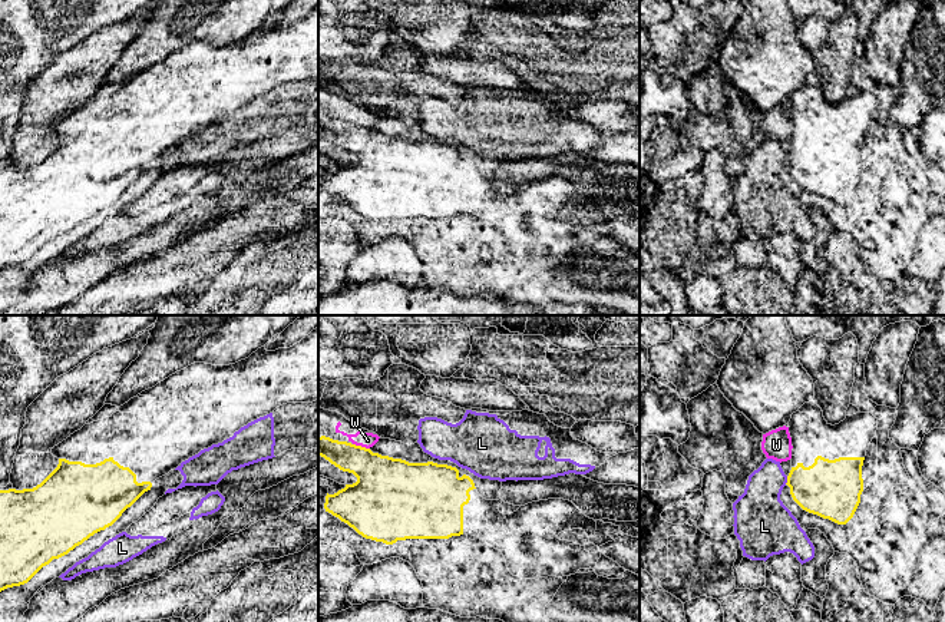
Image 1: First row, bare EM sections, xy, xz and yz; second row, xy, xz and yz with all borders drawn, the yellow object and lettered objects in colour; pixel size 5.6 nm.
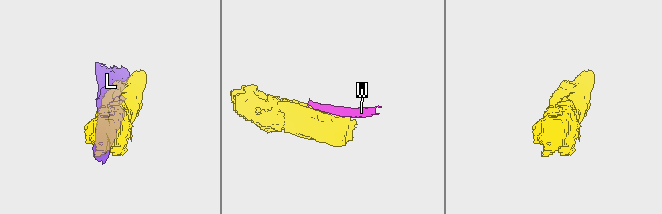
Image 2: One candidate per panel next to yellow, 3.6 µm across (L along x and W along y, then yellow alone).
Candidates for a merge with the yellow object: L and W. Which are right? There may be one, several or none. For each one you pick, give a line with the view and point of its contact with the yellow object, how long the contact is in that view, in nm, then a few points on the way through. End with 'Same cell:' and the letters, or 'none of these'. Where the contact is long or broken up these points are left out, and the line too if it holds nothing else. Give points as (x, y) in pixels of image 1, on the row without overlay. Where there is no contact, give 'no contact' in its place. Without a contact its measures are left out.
Same cell: none of these

